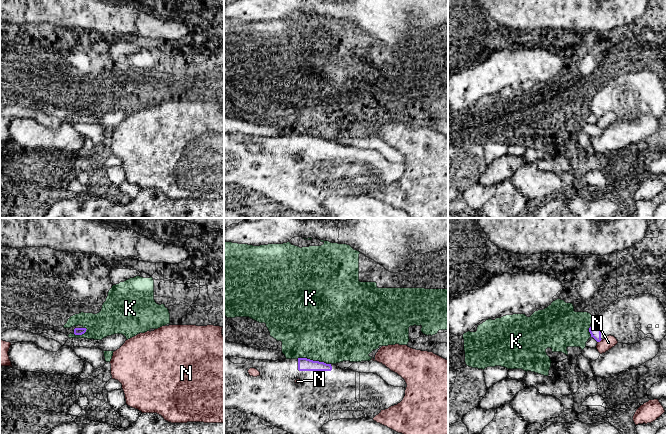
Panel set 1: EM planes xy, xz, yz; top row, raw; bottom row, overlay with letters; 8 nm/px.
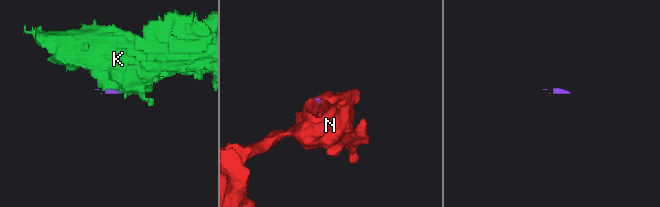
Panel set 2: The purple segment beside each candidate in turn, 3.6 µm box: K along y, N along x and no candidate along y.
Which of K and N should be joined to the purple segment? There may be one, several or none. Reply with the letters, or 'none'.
none

